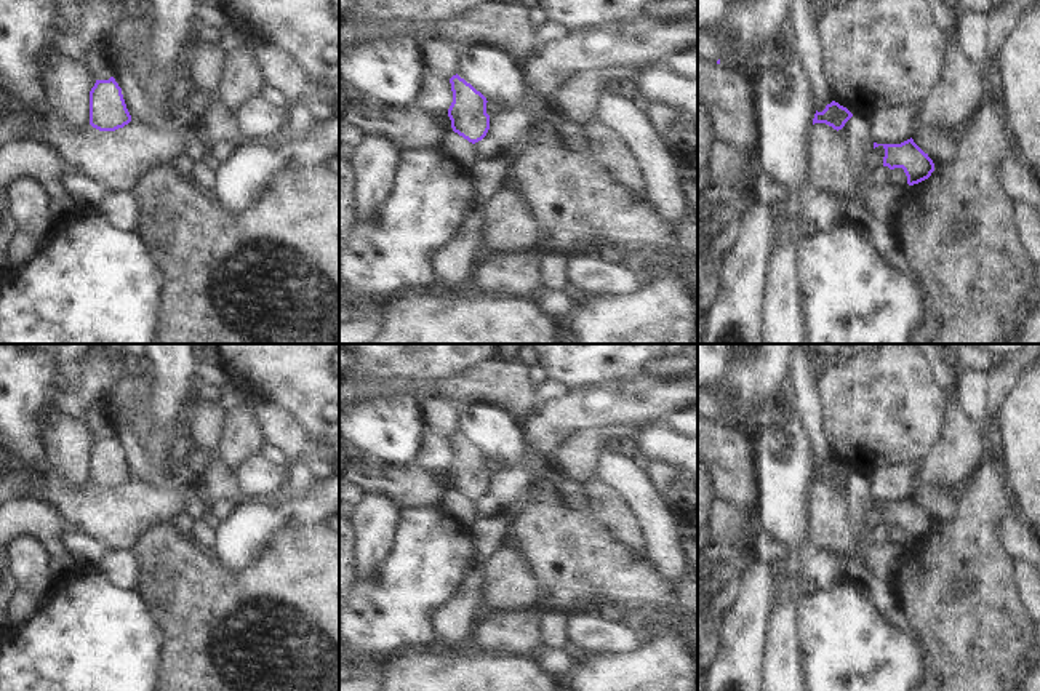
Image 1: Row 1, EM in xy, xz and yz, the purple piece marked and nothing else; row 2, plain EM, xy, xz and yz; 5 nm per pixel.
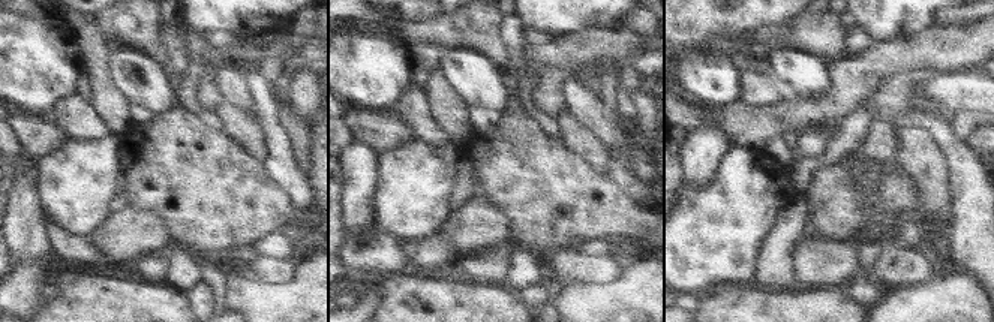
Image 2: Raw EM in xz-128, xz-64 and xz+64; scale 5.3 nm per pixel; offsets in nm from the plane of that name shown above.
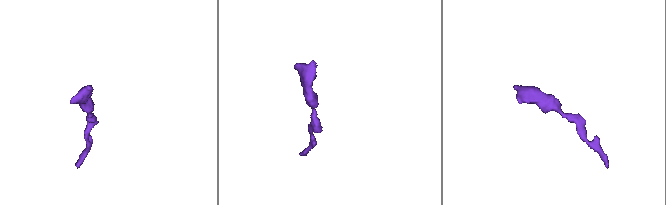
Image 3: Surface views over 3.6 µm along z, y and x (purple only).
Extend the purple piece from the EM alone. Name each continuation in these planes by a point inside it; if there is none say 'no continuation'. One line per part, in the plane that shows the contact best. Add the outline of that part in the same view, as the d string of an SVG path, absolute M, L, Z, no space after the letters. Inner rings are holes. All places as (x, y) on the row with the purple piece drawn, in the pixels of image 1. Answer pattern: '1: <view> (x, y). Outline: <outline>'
no continuation.

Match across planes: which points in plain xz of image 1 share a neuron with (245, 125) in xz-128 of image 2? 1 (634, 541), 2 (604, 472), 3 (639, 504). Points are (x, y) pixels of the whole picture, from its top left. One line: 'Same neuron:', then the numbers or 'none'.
Same neuron: 1

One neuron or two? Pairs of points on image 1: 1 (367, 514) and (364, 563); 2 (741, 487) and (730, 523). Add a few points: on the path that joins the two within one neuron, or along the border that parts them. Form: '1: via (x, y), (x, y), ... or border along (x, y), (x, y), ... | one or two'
1: via (367, 527), (367, 551) | one
2: border along (716, 495), (754, 514) | two

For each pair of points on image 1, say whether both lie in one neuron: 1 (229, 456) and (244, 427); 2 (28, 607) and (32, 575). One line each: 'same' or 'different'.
1: same
2: different

